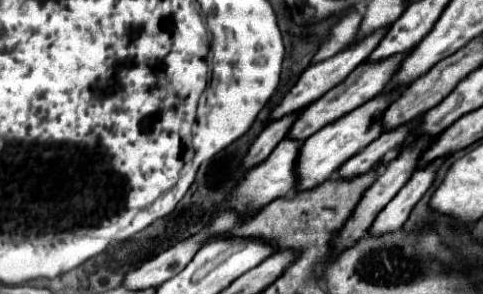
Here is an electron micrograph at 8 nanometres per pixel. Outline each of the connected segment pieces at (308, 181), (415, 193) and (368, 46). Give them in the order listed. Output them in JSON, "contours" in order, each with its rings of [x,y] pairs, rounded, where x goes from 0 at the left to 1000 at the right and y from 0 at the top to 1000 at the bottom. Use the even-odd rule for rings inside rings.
{"contours":[[[[791,313],[774,340],[729,374],[720,395],[708,395],[704,408],[679,422],[675,435],[642,463],[629,483],[625,517],[617,517],[617,639],[613,646],[650,639],[650,626],[675,619],[725,531],[741,524],[770,476],[778,476],[791,456],[791,381],[803,367],[812,333],[816,333],[816,313]]],[[[911,537],[903,551],[894,551],[882,571],[865,571],[865,585],[857,585],[857,599],[841,619],[841,633],[803,687],[803,701],[778,735],[774,762],[766,769],[766,789],[774,789],[774,803],[791,803],[791,789],[812,789],[816,776],[832,776],[832,762],[845,748],[849,714],[857,707],[857,694],[882,660],[882,646],[890,639],[899,592],[907,578],[907,565],[919,551],[923,537]]],[[[783,102],[783,109],[774,109],[770,122],[762,122],[762,129],[754,129],[749,143],[741,143],[741,150],[733,150],[733,156],[725,156],[720,170],[708,170],[708,177],[700,177],[696,190],[687,190],[687,197],[679,197],[675,211],[663,211],[663,218],[650,218],[650,224],[638,224],[629,245],[625,245],[625,259],[621,259],[621,272],[609,286],[609,299],[588,327],[588,340],[559,381],[559,408],[580,408],[584,395],[596,395],[596,388],[613,388],[613,381],[621,381],[621,374],[629,374],[634,361],[642,361],[646,347],[654,347],[654,340],[663,340],[679,306],[687,306],[692,293],[700,293],[704,279],[712,279],[712,265],[741,224],[741,218],[749,218],[762,190],[766,190],[766,177],[783,156],[783,143],[791,136],[791,122],[799,116],[799,102]]]]}

